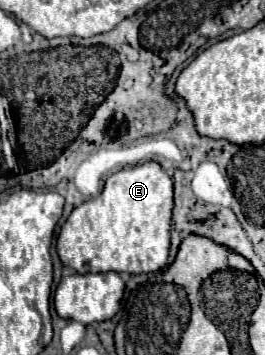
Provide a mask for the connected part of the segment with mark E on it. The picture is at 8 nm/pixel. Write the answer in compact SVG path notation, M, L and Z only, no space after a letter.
M145 162L145 164L123 168L107 178L103 192L97 198L83 202L69 214L69 218L65 220L57 236L57 254L63 266L73 268L77 274L157 272L167 264L167 256L169 256L171 210L173 210L173 180L165 174L165 170L157 162Z

